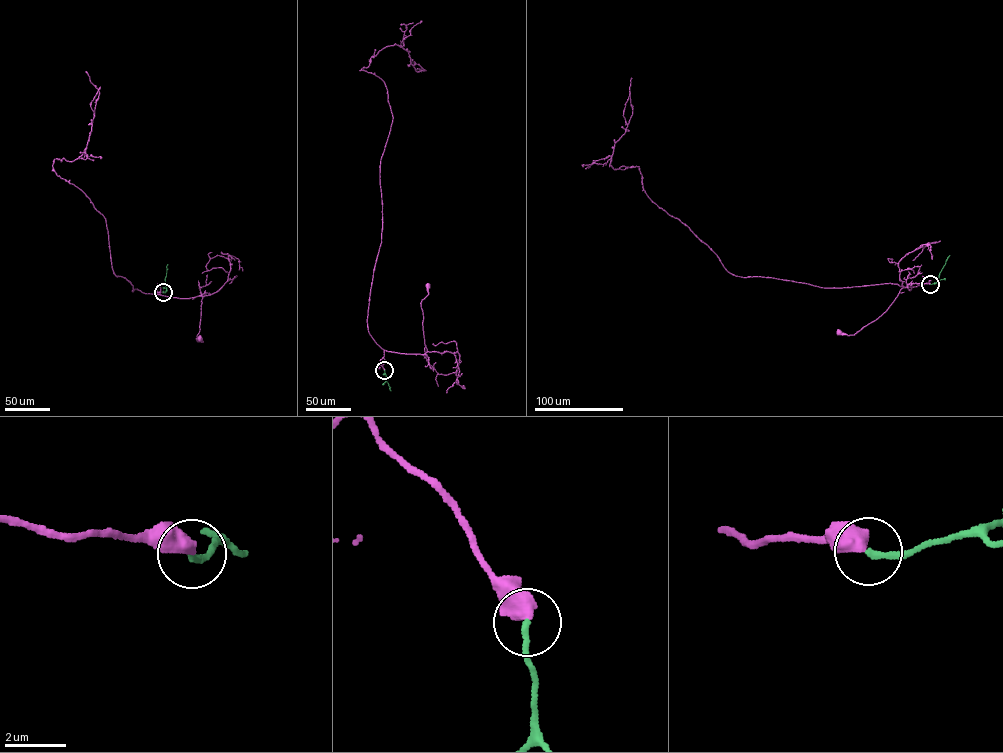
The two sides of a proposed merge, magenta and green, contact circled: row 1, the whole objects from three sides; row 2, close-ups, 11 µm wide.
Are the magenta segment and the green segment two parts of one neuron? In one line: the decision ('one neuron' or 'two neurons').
one neuron

